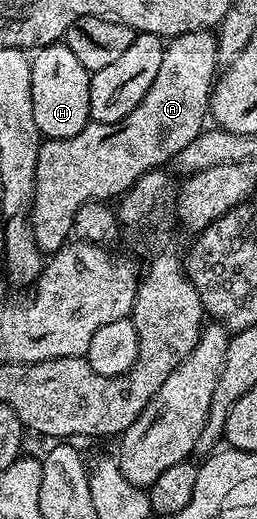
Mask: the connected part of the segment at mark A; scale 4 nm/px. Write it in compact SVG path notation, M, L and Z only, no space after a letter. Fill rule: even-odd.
M211 31L179 35L164 46L161 69L157 69L157 81L149 85L149 93L145 93L141 105L137 105L129 117L116 123L91 121L85 129L81 129L81 133L77 133L77 137L40 142L35 195L31 198L29 212L33 237L40 251L54 253L72 238L77 209L92 201L111 201L111 198L114 200L123 196L144 173L168 164L173 156L185 149L185 145L189 145L189 141L193 141L193 137L203 132L206 124L203 122L209 119L211 92L217 82L215 67L219 66L217 41Z

